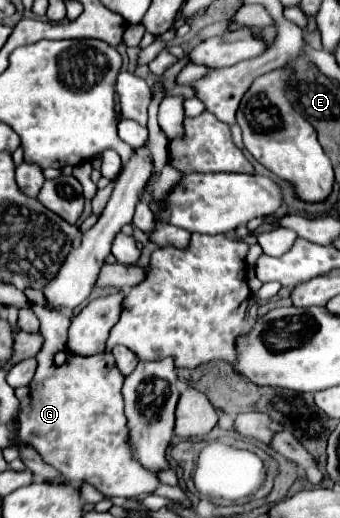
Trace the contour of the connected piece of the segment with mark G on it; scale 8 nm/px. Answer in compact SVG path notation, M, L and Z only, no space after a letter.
M31 303L31 309L41 323L45 345L37 355L39 367L29 385L31 403L19 413L21 441L35 447L41 457L71 483L87 481L107 497L153 493L159 487L157 475L133 459L121 393L125 375L115 367L113 355L69 355L63 365L55 365L53 355L67 349L67 329L71 325L69 309L49 311L37 303Z

